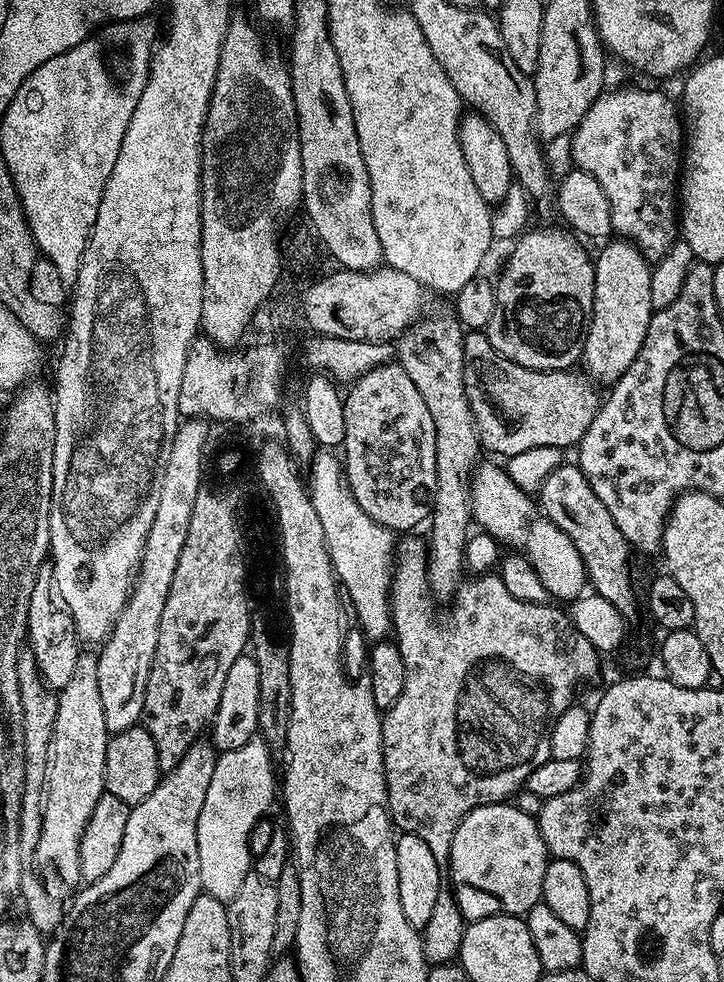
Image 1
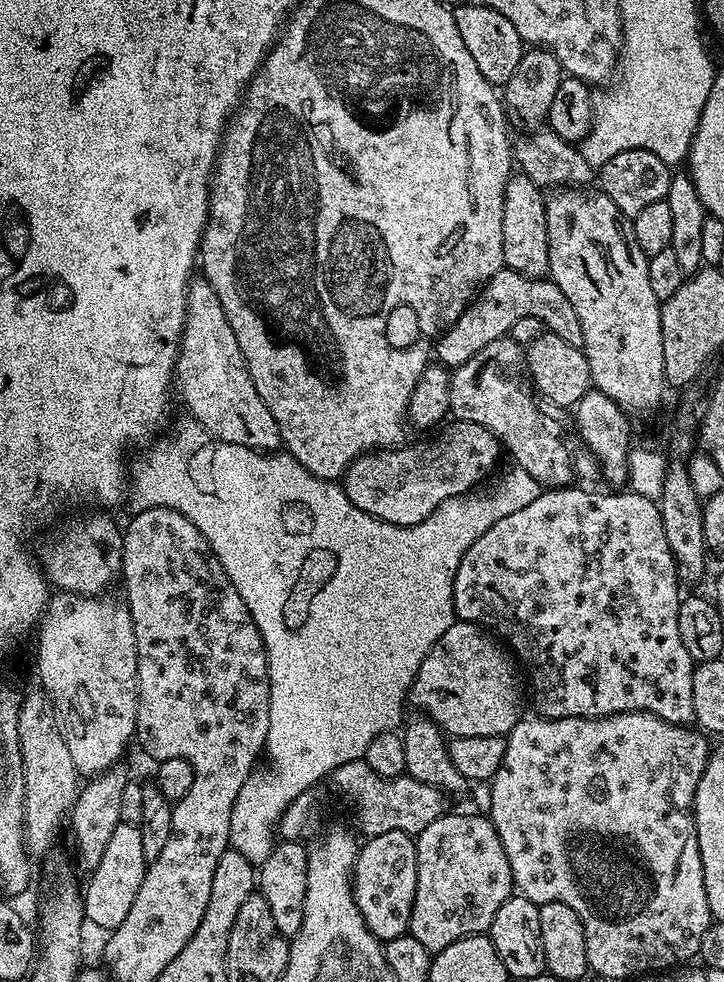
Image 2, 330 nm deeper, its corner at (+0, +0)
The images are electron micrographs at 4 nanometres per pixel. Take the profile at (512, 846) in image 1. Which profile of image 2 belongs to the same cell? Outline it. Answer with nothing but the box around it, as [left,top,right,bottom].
[408,815,513,954]

